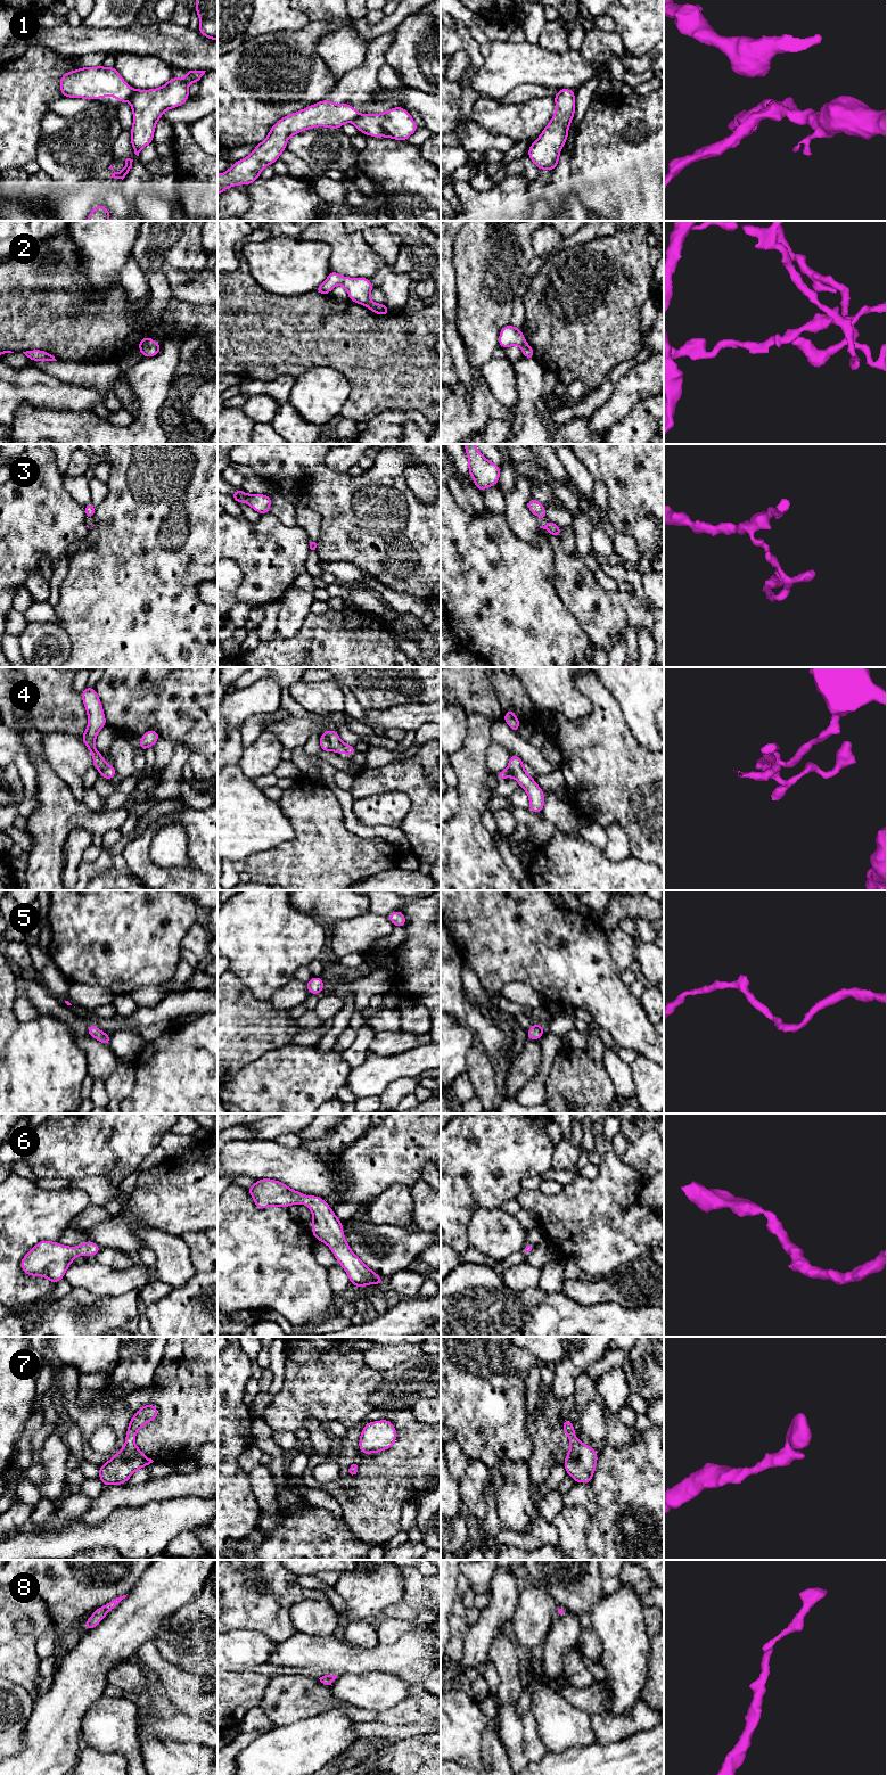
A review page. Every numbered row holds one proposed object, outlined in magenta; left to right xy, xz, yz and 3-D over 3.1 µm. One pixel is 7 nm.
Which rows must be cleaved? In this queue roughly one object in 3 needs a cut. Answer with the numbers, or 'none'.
1, 2, 4

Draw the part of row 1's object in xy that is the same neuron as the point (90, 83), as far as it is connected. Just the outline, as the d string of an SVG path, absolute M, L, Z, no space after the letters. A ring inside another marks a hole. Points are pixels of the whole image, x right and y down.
M114 66L81 67L60 77L61 97L92 100L113 96L120 105L129 100L133 91Z

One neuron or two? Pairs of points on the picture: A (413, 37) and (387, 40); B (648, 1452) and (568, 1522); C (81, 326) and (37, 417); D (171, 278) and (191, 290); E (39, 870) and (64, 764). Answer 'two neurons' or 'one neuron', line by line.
A: two neurons
B: two neurons
C: two neurons
D: one neuron
E: two neurons

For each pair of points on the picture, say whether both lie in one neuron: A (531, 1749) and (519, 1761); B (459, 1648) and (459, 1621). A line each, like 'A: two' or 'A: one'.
A: two
B: one

